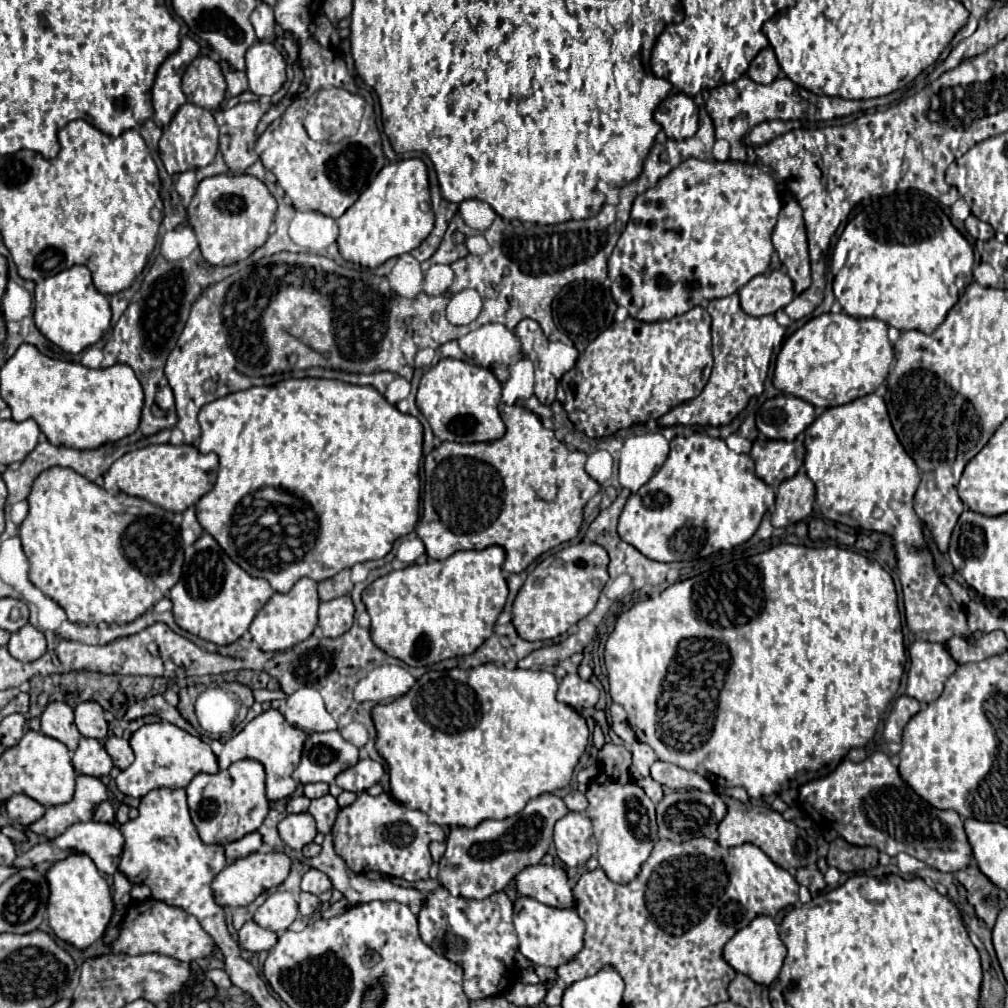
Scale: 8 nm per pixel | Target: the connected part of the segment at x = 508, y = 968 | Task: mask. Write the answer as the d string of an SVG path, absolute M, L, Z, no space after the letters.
M445 888L427 894L419 912L421 940L437 954L459 964L465 980L463 990L469 1000L503 994L515 982L517 936L513 928L513 902L505 892L495 892L483 900L451 896Z

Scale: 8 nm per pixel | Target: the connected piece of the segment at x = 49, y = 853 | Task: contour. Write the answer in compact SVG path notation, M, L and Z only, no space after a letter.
M89 820L89 822L79 822L79 824L69 826L63 834L59 834L53 840L45 840L45 842L35 844L29 852L17 856L13 866L17 866L17 868L31 868L31 866L35 866L39 862L63 860L69 854L87 854L95 862L99 872L115 874L115 870L119 866L119 860L121 860L121 850L123 850L123 836L121 836L121 832L119 832L119 828L115 824L105 824L105 822Z

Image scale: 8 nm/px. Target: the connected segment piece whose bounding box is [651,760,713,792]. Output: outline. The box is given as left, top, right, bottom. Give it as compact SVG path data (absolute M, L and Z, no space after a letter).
M657 760L651 766L651 776L653 776L653 780L657 780L659 784L663 784L671 790L689 790L689 788L697 788L703 792L713 790L711 784L703 776L699 776L697 772L689 772L685 768L679 768L675 764L661 762L661 760Z

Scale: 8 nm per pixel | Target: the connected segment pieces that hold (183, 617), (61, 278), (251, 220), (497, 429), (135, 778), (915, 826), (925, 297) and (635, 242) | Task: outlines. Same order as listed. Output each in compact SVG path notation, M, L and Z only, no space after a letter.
M201 534L195 544L185 548L183 576L175 588L171 588L169 598L173 600L175 622L217 646L231 644L243 636L243 632L253 622L255 614L273 596L273 588L263 578L249 576L239 564L235 564L213 536Z
M73 266L35 286L35 324L41 334L69 354L93 346L111 326L109 300L97 292L87 266Z
M219 174L203 178L187 206L203 258L213 266L229 266L249 258L269 236L269 226L277 212L277 202L269 188L249 174Z
M443 358L433 368L429 368L423 374L417 392L417 406L429 420L433 434L439 440L451 440L461 444L491 442L499 440L505 434L505 424L497 410L499 400L501 382L489 368L453 358Z
M169 722L143 724L137 732L133 732L129 742L135 752L135 760L127 770L119 772L115 782L123 794L133 798L141 798L155 788L185 788L195 774L215 774L219 770L217 756L207 742Z
M875 752L863 762L843 760L835 772L825 778L811 780L799 788L799 806L809 814L809 808L819 812L819 818L835 828L849 844L855 846L875 846L877 850L897 856L899 852L909 852L909 856L925 862L939 872L957 872L971 862L971 844L963 830L963 820L955 810L937 810L917 796L899 776L897 768L891 764L885 752Z
M907 190L873 198L853 220L849 220L837 244L837 250L849 248L849 252L843 252L847 254L845 266L833 274L833 293L843 310L853 318L877 318L899 330L921 330L931 334L958 301L958 286L967 286L973 279L972 245L951 224L939 202L925 192Z
M689 158L681 162L675 170L671 170L665 178L659 180L659 184L645 194L639 194L633 202L631 218L627 222L627 228L623 230L611 258L609 258L609 280L611 280L611 294L619 306L625 306L629 310L629 316L641 320L641 322L659 322L659 320L669 320L673 316L685 314L687 310L699 306L703 300L715 300L723 298L729 294L735 294L743 284L747 284L753 276L763 274L769 268L771 254L773 254L773 244L771 244L771 232L777 222L777 214L781 210L781 198L779 198L779 188L781 184L773 178L773 174L759 170L753 164L743 164L743 162L703 162L697 158Z

